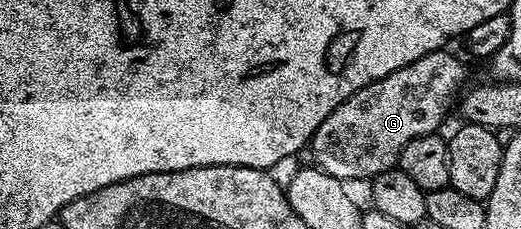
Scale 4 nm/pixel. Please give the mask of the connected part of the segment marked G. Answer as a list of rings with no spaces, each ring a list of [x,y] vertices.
[[[450,51],[424,55],[416,59],[416,63],[408,63],[408,67],[392,71],[392,75],[381,77],[379,81],[372,82],[365,89],[357,89],[348,100],[340,103],[340,107],[336,107],[336,111],[332,111],[332,115],[328,115],[324,123],[320,123],[309,143],[309,152],[314,152],[313,164],[343,183],[358,181],[361,177],[373,179],[397,166],[404,147],[408,147],[412,139],[429,133],[438,133],[442,120],[445,119],[450,104],[453,101],[455,104],[463,88],[462,80],[466,77],[466,69],[462,66],[461,59],[446,52]]]

